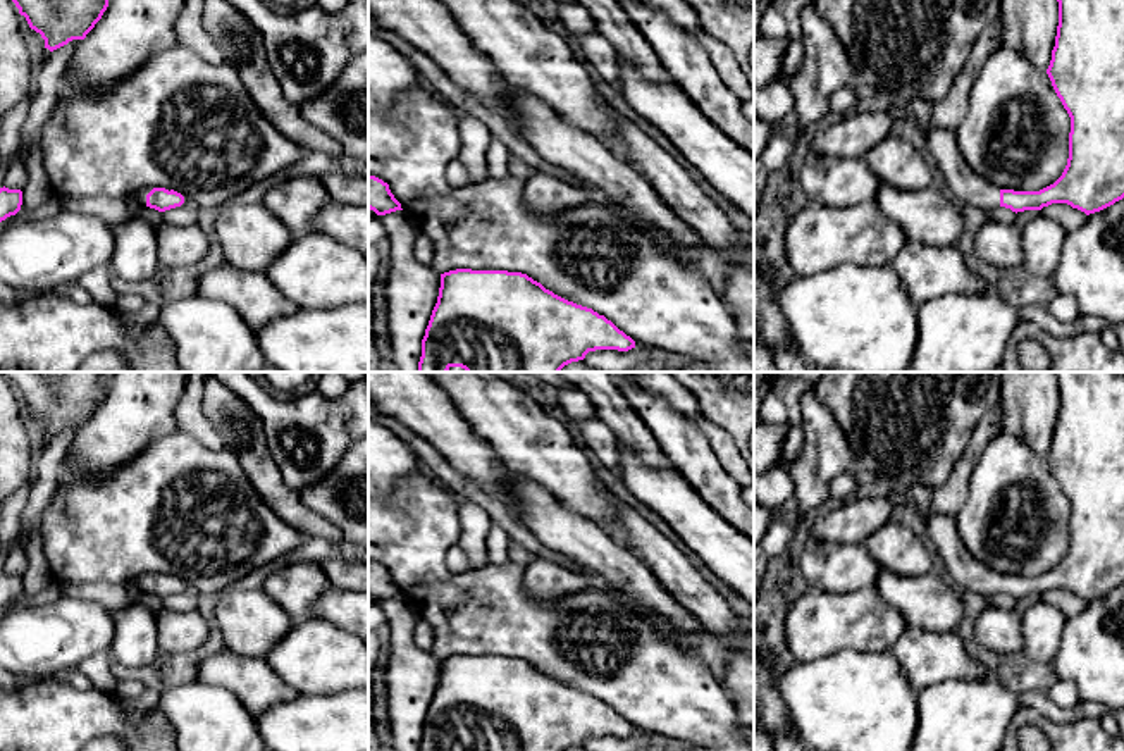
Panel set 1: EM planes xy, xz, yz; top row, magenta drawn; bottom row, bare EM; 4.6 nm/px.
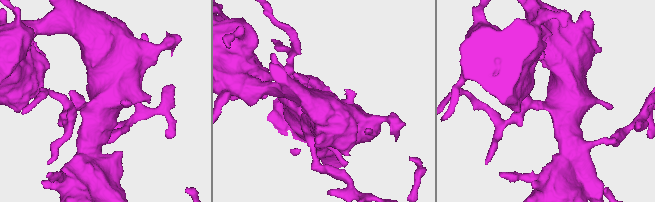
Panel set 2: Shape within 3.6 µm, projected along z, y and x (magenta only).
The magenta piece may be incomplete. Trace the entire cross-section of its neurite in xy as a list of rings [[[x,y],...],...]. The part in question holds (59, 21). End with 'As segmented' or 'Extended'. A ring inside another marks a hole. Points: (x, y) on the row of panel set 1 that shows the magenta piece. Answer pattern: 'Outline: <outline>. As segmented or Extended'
Outline: [[[12,0],[50,52],[84,40],[102,19],[108,0]]]. As segmented

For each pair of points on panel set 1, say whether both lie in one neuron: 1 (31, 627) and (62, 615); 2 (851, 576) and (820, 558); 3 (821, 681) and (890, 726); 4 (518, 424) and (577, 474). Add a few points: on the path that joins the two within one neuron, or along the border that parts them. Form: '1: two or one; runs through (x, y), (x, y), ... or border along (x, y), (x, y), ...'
1: one; runs through (38, 627), (50, 627), (55, 622)
2: one; runs through (844, 569), (827, 565)
3: one; runs through (839, 698), (844, 703), (859, 703), (873, 717)
4: one; runs through (525, 441), (527, 446), (541, 448), (560, 465)

